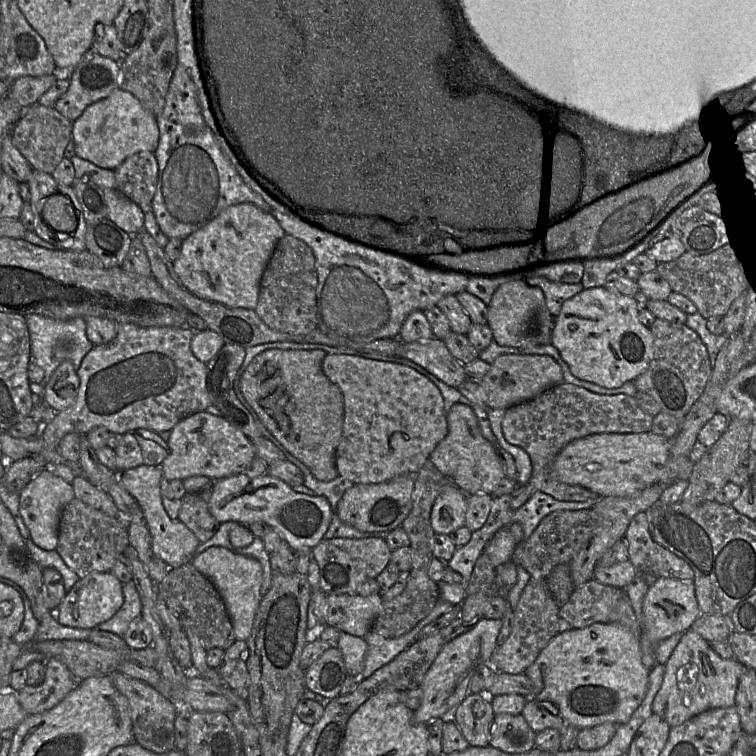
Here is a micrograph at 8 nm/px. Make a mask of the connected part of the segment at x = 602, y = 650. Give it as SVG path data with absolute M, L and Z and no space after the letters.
M607 622L559 632L523 673L533 684L529 698L555 705L564 722L580 730L605 723L627 723L645 696L650 670L643 663L639 637L621 624Z

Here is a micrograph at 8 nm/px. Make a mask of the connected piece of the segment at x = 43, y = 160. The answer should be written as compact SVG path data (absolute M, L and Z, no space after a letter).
M35 103L24 109L11 130L13 144L28 161L33 170L51 174L64 157L64 150L71 139L72 121L55 108Z

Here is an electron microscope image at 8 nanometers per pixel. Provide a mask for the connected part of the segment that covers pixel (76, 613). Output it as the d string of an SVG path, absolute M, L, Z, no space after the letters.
M92 572L80 578L66 593L56 608L56 619L62 625L82 629L94 629L111 619L124 602L123 583L111 572Z

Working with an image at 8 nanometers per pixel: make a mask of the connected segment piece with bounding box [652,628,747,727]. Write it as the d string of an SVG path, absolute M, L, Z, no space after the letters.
M691 628L681 634L679 643L664 665L663 682L655 695L652 711L666 721L670 727L675 727L707 710L735 707L735 695L739 679L746 669L735 658L721 658L713 650L711 644Z

